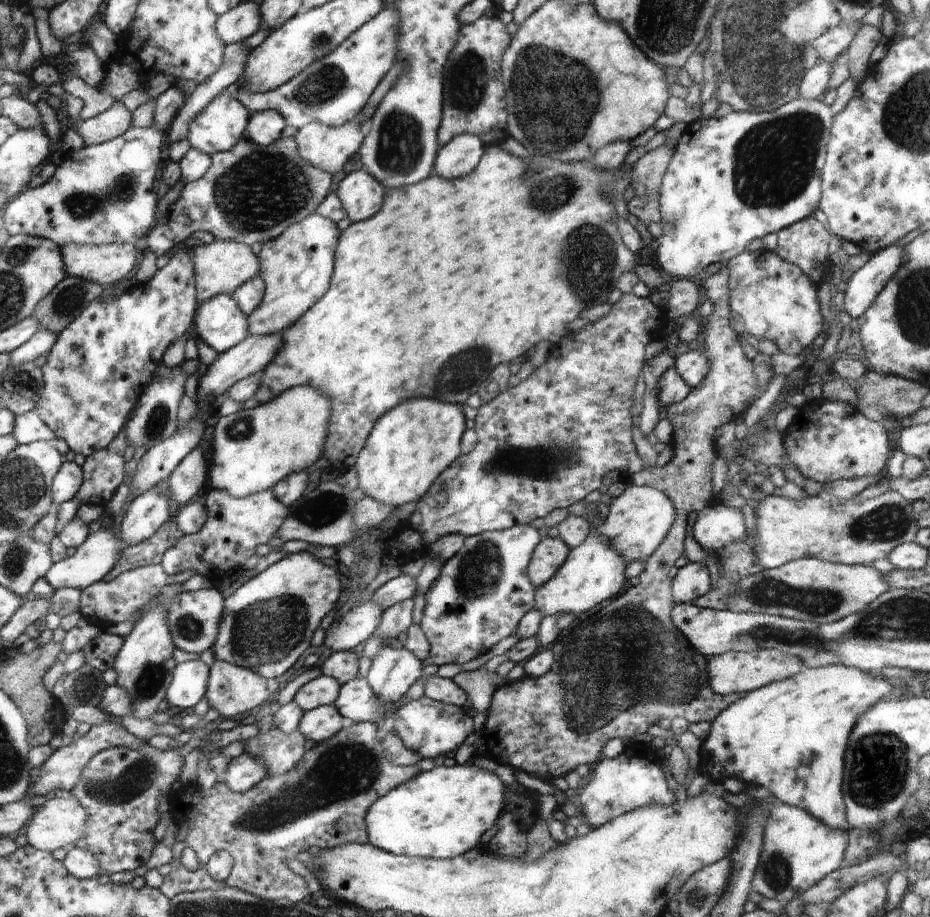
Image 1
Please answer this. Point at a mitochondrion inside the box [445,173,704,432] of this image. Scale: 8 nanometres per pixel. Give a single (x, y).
(586, 268)

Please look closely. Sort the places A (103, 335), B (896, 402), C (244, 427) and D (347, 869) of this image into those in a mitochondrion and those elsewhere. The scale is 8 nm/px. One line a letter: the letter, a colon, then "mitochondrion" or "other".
A: other
B: other
C: mitochondrion
D: other

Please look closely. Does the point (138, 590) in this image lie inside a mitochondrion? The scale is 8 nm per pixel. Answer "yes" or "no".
no

